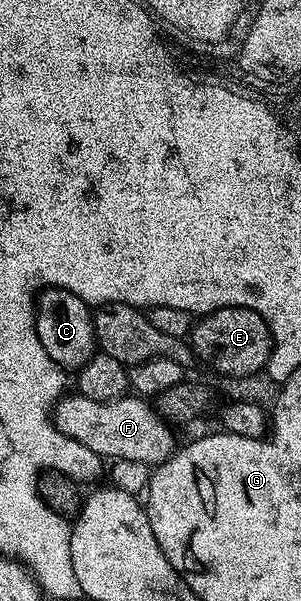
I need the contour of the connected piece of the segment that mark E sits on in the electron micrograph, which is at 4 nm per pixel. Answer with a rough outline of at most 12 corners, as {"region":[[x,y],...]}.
{"region":[[244,307],[192,326],[196,360],[243,379],[264,370],[271,330]]}

